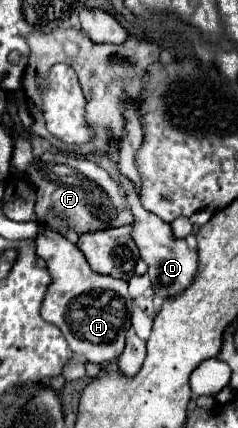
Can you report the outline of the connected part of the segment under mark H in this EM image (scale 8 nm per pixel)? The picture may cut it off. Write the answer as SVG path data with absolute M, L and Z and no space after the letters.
M52 230L38 232L36 254L46 260L46 268L52 276L40 308L42 318L58 326L68 342L68 348L74 354L82 354L88 362L102 364L118 358L124 350L124 336L130 328L132 314L128 284L124 280L92 272L80 248L66 240L66 236Z

